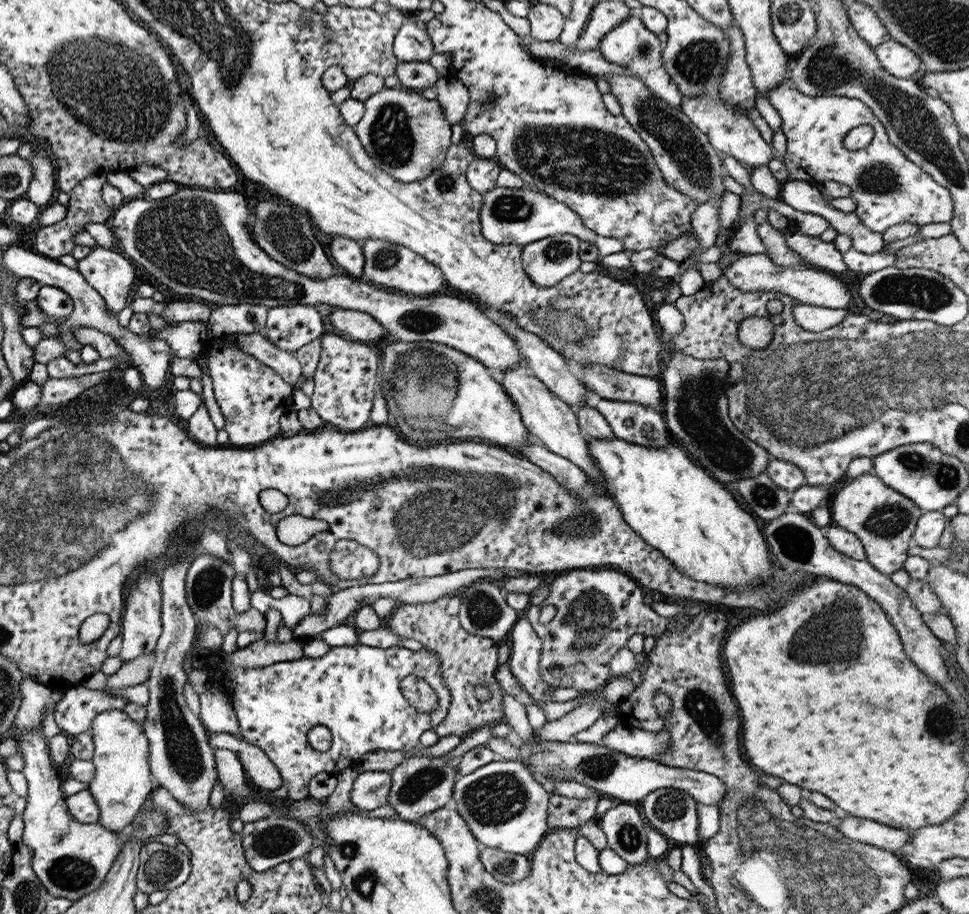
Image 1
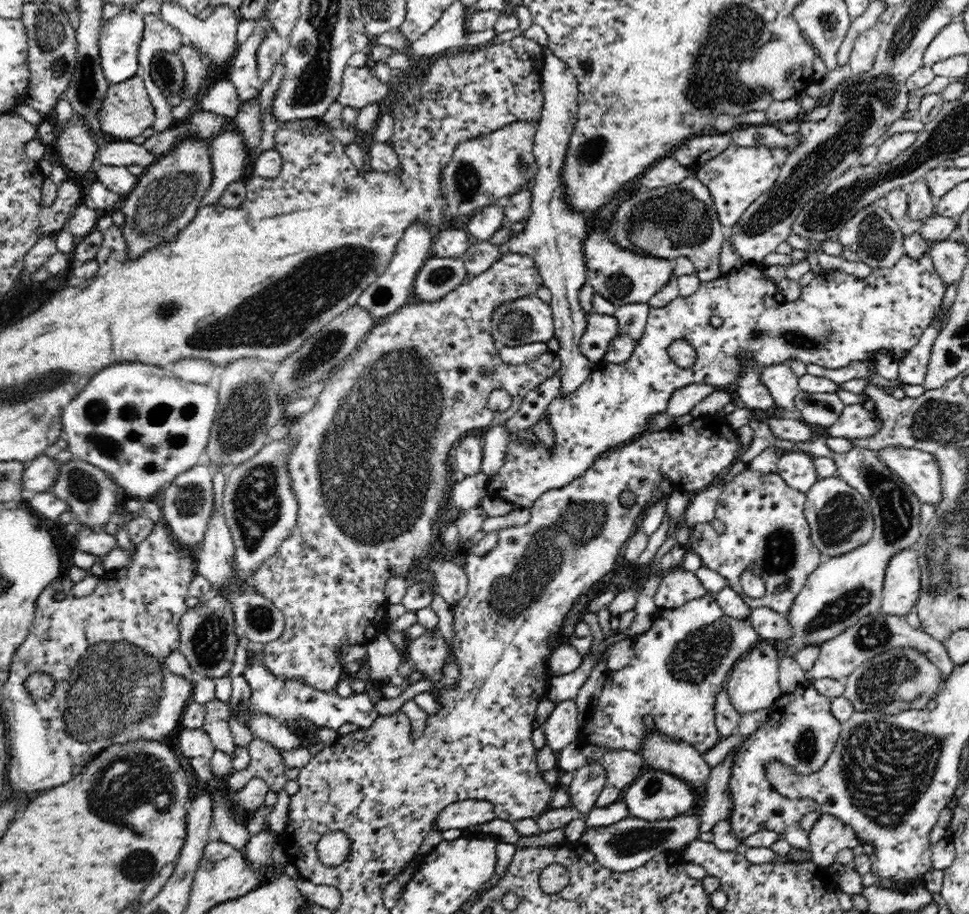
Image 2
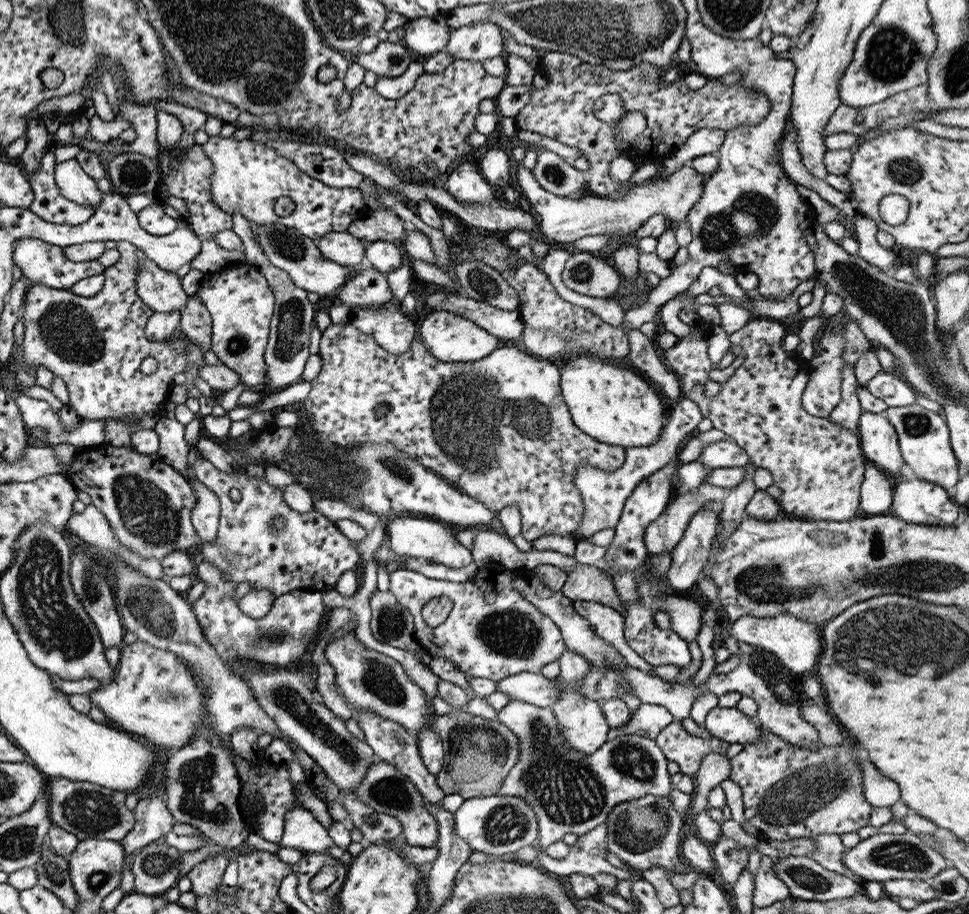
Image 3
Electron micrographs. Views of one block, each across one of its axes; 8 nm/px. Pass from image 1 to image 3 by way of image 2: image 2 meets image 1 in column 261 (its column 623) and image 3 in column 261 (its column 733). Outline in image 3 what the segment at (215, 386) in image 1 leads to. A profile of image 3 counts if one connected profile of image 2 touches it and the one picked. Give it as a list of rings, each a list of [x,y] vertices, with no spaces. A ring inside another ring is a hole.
[[[238,263],[238,264],[233,264],[233,266],[227,266],[227,268],[221,268],[221,270],[217,270],[217,272],[205,274],[203,280],[201,280],[200,288],[195,292],[195,294],[191,295],[197,295],[199,299],[201,299],[201,303],[203,303],[203,306],[207,309],[207,312],[210,314],[210,320],[211,320],[211,352],[215,354],[215,357],[218,359],[218,364],[224,364],[225,366],[231,368],[231,370],[235,371],[237,375],[239,375],[239,382],[241,382],[243,385],[246,385],[247,387],[249,386],[257,386],[257,384],[263,383],[263,378],[265,378],[265,362],[263,359],[263,354],[264,354],[264,348],[266,346],[266,342],[268,340],[268,328],[269,328],[269,321],[271,320],[271,315],[273,314],[273,305],[274,305],[274,298],[273,298],[273,293],[271,293],[271,289],[269,289],[268,284],[266,283],[266,280],[263,278],[263,275],[255,268],[254,266],[251,266],[249,264],[245,263]]]

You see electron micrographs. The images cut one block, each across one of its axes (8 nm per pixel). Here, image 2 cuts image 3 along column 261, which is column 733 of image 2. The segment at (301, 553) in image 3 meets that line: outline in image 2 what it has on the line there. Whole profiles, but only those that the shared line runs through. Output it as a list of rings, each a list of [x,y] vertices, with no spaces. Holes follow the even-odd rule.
[[[748,467],[737,473],[732,481],[726,484],[718,506],[716,518],[726,525],[726,530],[718,534],[713,525],[708,522],[699,522],[692,526],[691,537],[686,544],[686,552],[696,554],[702,567],[706,567],[724,578],[726,587],[732,588],[749,606],[750,611],[760,607],[768,607],[775,612],[786,614],[794,603],[796,596],[804,589],[806,580],[821,564],[821,554],[814,547],[811,539],[811,528],[805,517],[806,492],[790,488],[778,474],[765,474]],[[754,570],[767,583],[767,594],[764,598],[753,600],[748,598],[739,582],[742,571]]]

